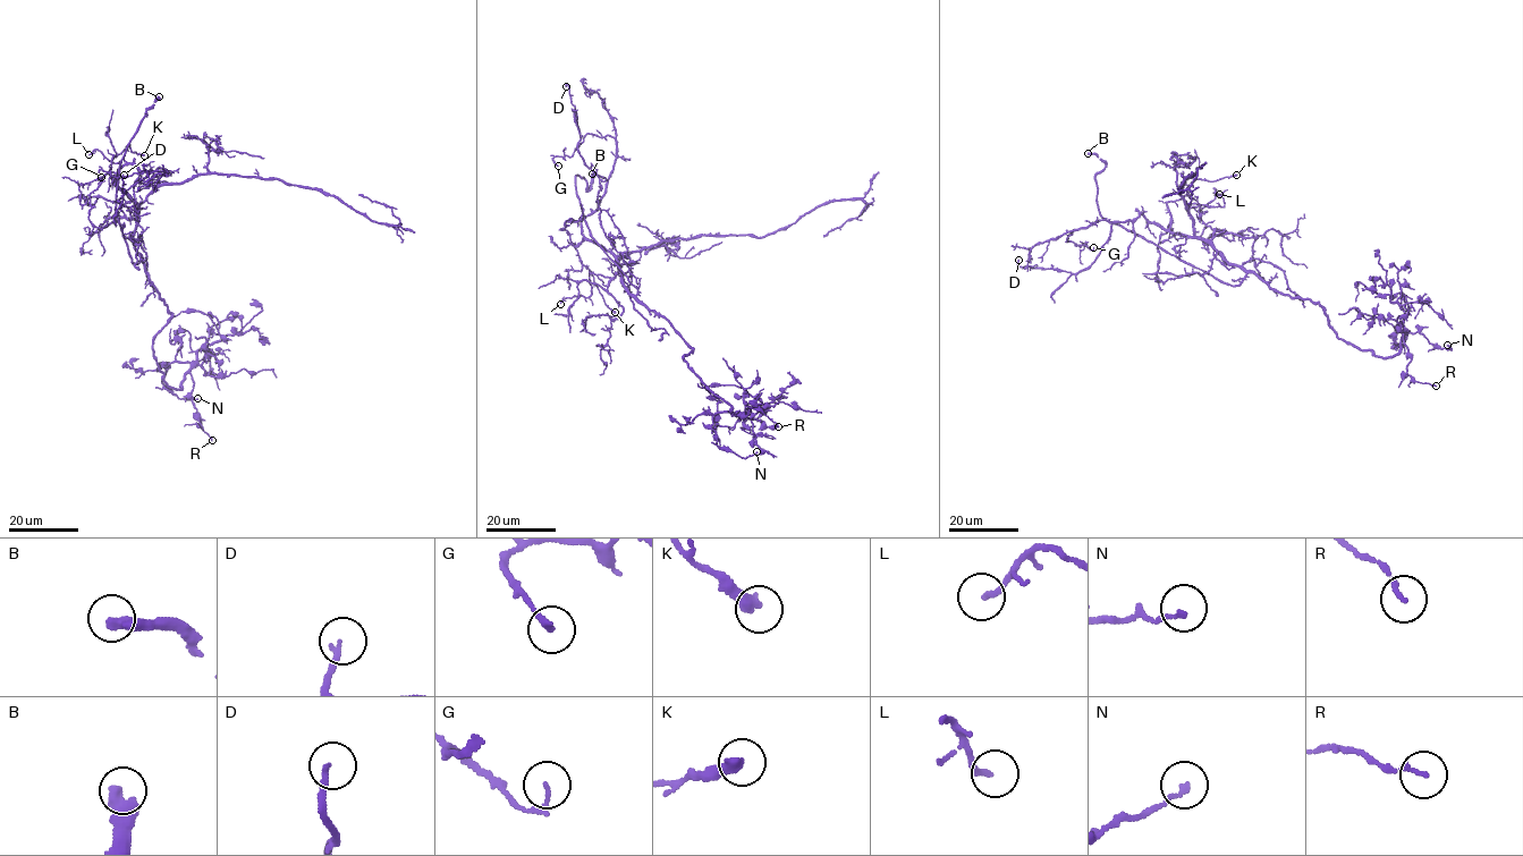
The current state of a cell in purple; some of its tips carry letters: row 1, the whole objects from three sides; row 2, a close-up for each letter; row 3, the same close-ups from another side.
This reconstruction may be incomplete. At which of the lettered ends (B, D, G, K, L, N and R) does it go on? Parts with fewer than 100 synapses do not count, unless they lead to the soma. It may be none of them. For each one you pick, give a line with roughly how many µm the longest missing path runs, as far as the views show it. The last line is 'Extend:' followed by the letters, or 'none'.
B: about 30 µm are missing
Extend: B

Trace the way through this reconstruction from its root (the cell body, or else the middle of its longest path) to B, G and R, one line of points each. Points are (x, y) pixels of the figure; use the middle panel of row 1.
B: (624, 282), (628, 291), (637, 293), (592, 236), (576, 194), (574, 177), (584, 178), (586, 191), (592, 174)
G: (624, 282), (615, 256), (582, 228), (605, 193), (615, 138), (587, 133), (569, 157), (552, 159), (558, 166)
R: (624, 282), (692, 348), (687, 367), (730, 413), (746, 416), (754, 405), (778, 426)

